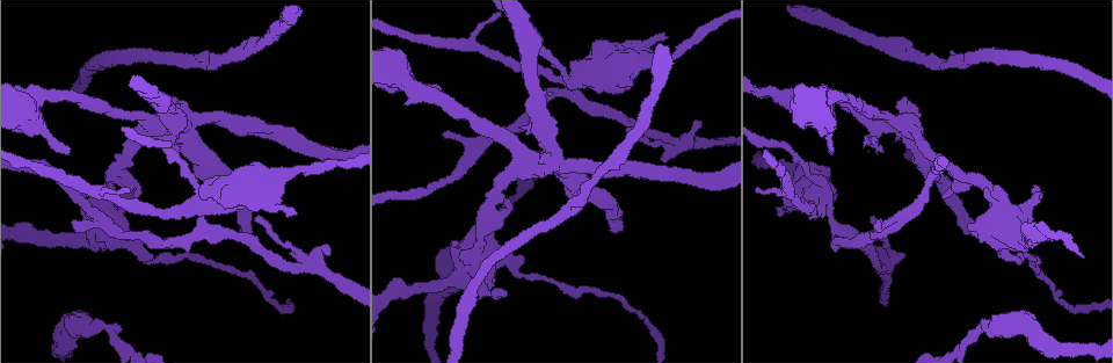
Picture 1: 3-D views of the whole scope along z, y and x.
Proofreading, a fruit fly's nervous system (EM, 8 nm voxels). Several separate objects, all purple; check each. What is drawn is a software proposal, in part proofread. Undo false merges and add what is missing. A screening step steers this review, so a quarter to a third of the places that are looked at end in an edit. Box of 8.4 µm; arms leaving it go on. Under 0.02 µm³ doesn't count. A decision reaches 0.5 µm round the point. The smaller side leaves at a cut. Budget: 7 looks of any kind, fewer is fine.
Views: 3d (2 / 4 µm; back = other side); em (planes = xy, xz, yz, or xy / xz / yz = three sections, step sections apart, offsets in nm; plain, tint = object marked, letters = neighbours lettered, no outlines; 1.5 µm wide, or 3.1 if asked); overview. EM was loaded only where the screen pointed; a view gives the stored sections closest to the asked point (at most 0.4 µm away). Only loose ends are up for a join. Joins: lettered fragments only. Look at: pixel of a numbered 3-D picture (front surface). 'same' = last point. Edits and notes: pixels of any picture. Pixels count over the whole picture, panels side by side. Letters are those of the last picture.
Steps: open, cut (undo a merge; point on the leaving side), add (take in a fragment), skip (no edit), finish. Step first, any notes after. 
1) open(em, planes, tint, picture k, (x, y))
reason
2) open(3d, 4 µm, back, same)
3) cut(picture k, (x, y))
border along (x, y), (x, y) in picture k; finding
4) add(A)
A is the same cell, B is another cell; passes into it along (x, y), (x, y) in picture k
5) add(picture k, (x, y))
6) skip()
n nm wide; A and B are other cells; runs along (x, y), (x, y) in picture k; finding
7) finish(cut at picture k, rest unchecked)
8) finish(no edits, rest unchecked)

open(em, planes, tint, picture 1, (673, 57))
sudden change in width

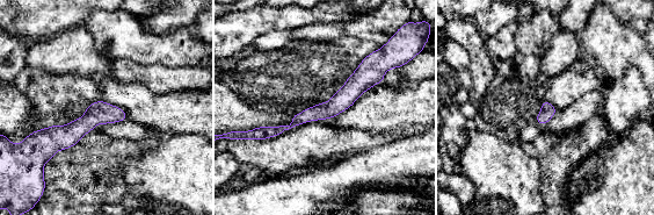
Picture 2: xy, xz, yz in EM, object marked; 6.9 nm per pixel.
open(em, planes, letters, same)
see the neighbours

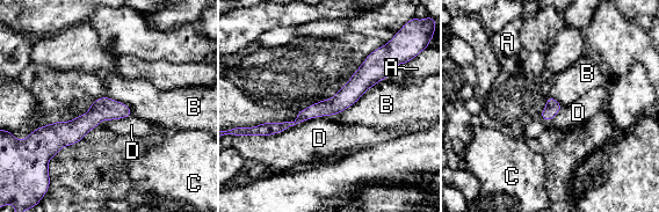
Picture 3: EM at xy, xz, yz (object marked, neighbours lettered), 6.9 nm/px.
skip()
A, B, C and D are other cells; border along (386, 78), (377, 81), (338, 114) in picture 3; all the same neuron

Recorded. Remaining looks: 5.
open(em, 3.1 µm, yz, step 8, tint, picture 1, (256, 220))
an open end

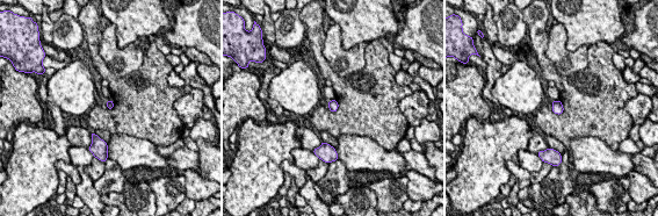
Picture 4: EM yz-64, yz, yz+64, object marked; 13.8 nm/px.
open(em, 3.1 µm, yz, step 8, letters, same)
what lies round it

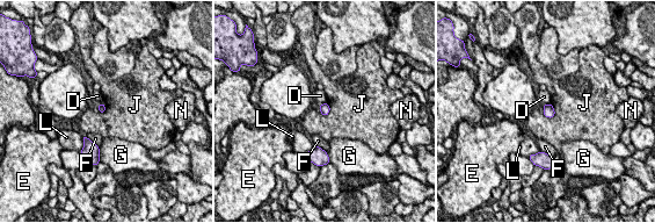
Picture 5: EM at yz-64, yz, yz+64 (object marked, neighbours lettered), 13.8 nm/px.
skip()
J touches over 220 nm; D, E, F, G, J, L and N are other cells; border along (550, 103), (554, 114), (548, 119) in picture 5; no lettered fragment goes on from it

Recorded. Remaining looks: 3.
open(3d, 2 µm, picture 1, (969, 234))
long arm stops here

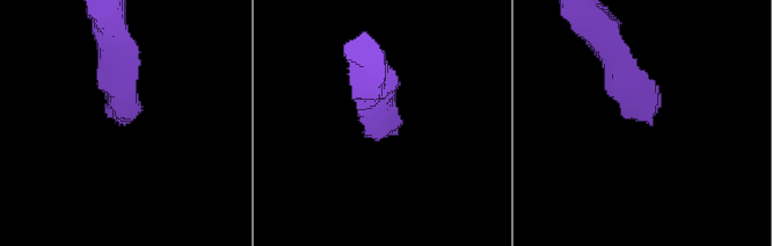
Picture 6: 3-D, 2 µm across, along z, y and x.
open(em, xz, step 8, letters, picture 6, (654, 114))

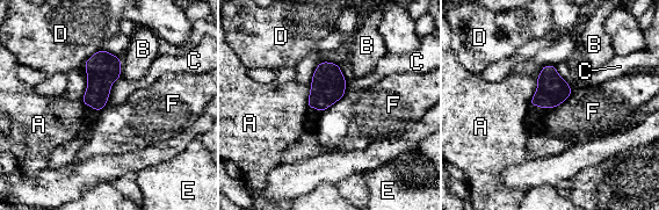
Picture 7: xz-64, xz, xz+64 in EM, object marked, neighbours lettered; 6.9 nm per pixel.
skip()
220 nm wide; A, B, C, D, E and F are other cells; border along (535, 77), (529, 103), (549, 109) in picture 7; none of them fits

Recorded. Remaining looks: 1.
finish(no edits, rest unchecked)

